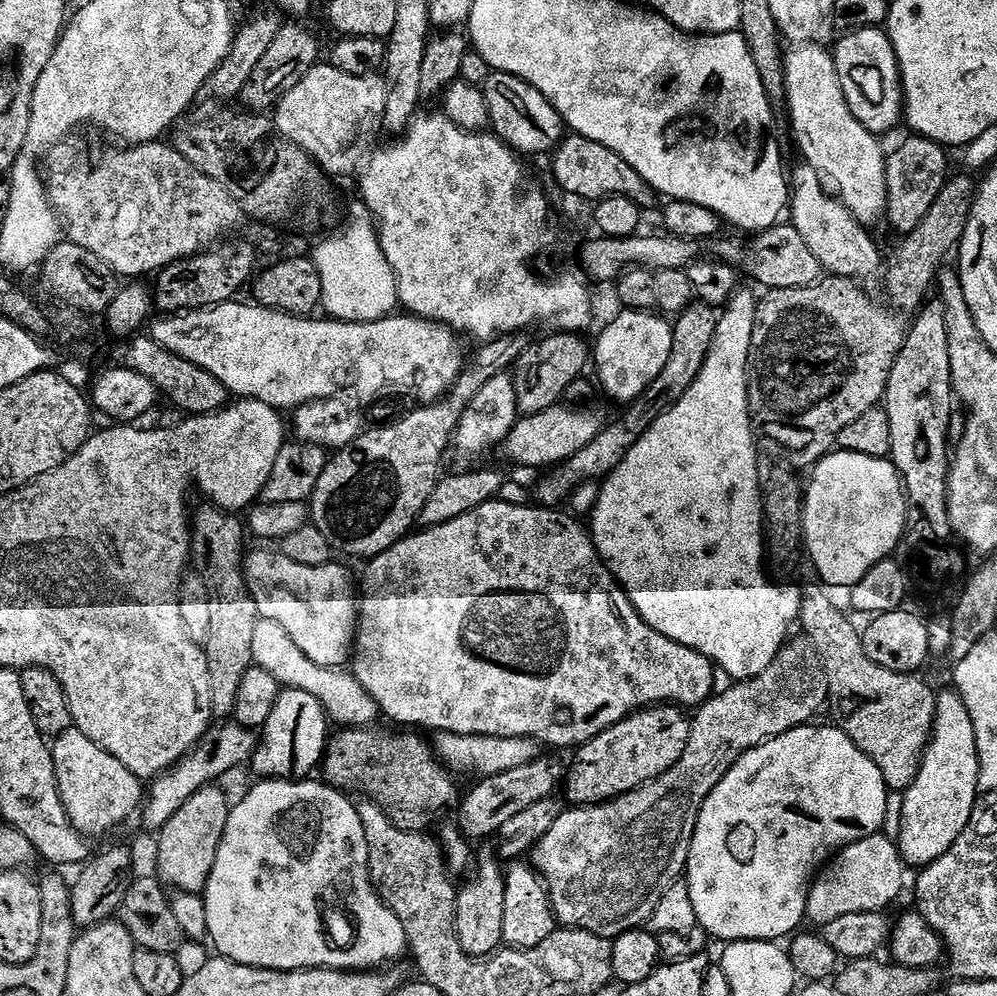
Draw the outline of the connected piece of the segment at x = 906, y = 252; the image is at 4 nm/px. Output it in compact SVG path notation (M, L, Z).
M953 175L948 183L942 186L938 198L934 198L934 206L926 213L926 218L918 222L913 232L907 233L904 240L896 248L892 257L887 257L886 272L888 268L888 292L892 300L904 312L915 313L925 303L924 295L928 287L937 283L942 271L944 259L957 251L961 238L968 225L972 213L972 206L976 202L978 191L977 181L968 176Z

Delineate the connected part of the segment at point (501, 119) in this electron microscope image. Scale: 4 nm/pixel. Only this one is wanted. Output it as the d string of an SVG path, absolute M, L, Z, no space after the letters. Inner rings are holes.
M499 70L482 84L488 102L491 123L513 149L523 152L548 152L559 145L566 135L566 123L551 100L543 95L530 81L514 72Z

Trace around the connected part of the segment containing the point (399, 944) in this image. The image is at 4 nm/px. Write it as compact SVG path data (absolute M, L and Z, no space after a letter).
M264 778L256 784L240 801L231 805L229 822L226 823L224 838L218 848L217 861L208 883L202 889L208 915L208 933L221 948L223 955L240 964L259 968L277 968L283 972L293 972L299 968L342 968L345 970L376 970L381 966L396 962L409 947L408 931L404 929L402 918L384 899L372 874L372 848L368 845L368 826L365 817L347 800L341 789L316 778Z

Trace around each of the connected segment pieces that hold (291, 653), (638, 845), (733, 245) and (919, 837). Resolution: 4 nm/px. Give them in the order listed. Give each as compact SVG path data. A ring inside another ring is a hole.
M279 618L261 619L258 630L254 634L253 661L259 667L270 670L281 685L290 688L302 688L307 692L318 696L324 703L325 711L333 721L340 726L368 726L373 723L375 716L381 715L380 706L363 685L356 680L351 671L343 667L327 668L318 666L300 647L295 636L288 631L287 624Z
M807 639L796 640L785 643L780 653L774 658L774 662L770 662L770 666L766 666L766 670L762 670L760 674L749 680L742 680L733 683L733 688L728 688L724 693L713 695L704 701L695 709L694 719L692 720L692 729L690 730L690 742L686 746L686 750L682 754L682 758L678 758L678 762L670 770L666 770L666 774L662 774L656 780L650 781L649 784L643 784L641 788L635 788L632 792L628 792L624 796L615 796L614 799L608 800L604 804L590 804L587 806L572 806L564 811L562 818L558 818L558 822L554 822L554 826L550 826L550 830L543 836L540 843L534 849L535 867L538 869L541 877L546 881L549 895L552 898L552 906L556 911L557 921L561 925L570 928L585 928L588 932L594 932L599 936L615 938L624 932L630 931L631 928L641 927L648 922L659 908L659 903L666 898L667 892L678 882L682 880L688 867L688 859L690 858L690 846L694 838L694 830L698 826L698 814L702 810L702 806L706 802L706 798L714 790L714 786L718 786L718 782L722 782L722 778L730 770L730 766L734 766L734 762L738 762L738 758L742 754L746 754L750 749L756 748L759 744L764 744L767 740L772 740L775 736L780 736L783 732L788 732L792 728L799 728L807 725L808 720L824 703L830 700L830 677L824 670L823 659L818 655L817 649L813 647Z
M781 222L775 228L753 235L752 240L743 248L736 240L724 240L720 244L720 252L729 265L740 266L745 260L757 278L765 284L765 289L793 288L814 284L822 276L822 265L819 257L810 248L806 238L798 231L795 224Z
M959 691L937 695L932 731L919 774L902 796L898 845L903 863L909 867L925 868L940 858L961 836L980 796L976 732Z

